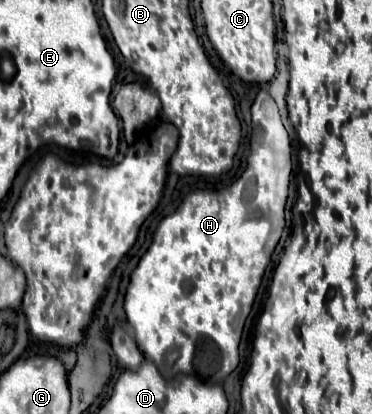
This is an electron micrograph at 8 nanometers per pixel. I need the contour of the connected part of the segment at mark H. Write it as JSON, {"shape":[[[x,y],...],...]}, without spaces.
{"shape":[[[260,90],[252,104],[252,130],[248,168],[244,174],[234,180],[230,188],[190,192],[182,206],[160,222],[150,250],[142,256],[130,278],[124,302],[128,322],[134,328],[140,350],[158,366],[164,378],[190,374],[204,384],[222,384],[240,362],[238,346],[244,322],[284,230],[284,206],[292,172],[290,138],[268,90]]]}

